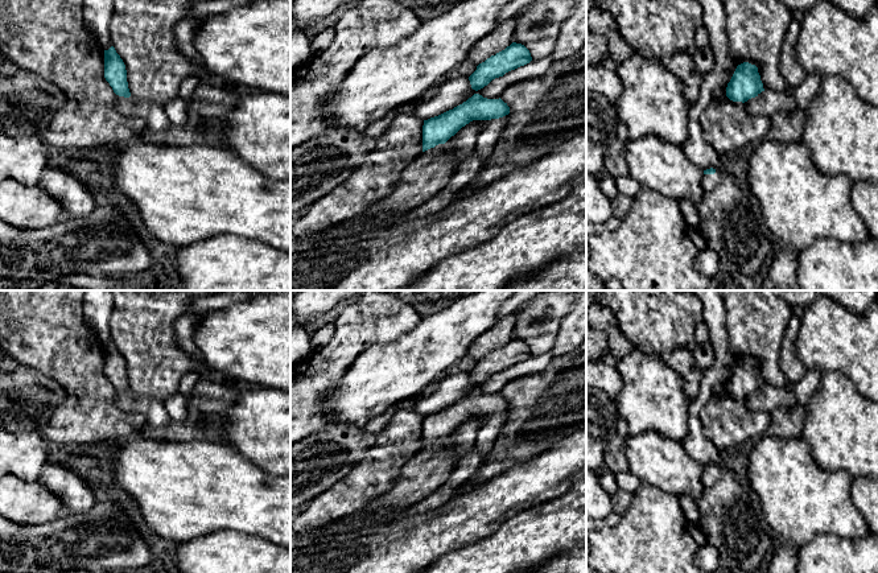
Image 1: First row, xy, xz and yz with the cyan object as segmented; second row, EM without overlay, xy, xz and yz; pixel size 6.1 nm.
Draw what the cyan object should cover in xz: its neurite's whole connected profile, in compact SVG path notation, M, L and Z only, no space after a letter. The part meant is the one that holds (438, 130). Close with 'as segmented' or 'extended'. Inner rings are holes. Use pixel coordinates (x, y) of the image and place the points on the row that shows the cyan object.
M474 94L462 104L438 116L424 120L422 152L445 144L462 127L473 120L499 119L510 114L510 107L500 98L487 99Z | as segmented

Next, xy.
M114 46L104 50L104 78L116 95L124 98L131 96L125 65Z | as segmented

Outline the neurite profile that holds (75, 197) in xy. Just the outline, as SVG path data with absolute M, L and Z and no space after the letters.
M46 166L38 185L63 207L65 218L84 218L96 209L91 189L73 173L55 166Z

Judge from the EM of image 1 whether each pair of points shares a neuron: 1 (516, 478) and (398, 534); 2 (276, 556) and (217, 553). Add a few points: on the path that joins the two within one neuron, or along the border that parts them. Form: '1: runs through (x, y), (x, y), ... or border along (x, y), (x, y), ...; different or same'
1: runs through (487, 506), (479, 514), (452, 527), (427, 534); same
2: runs through (262, 556), (231, 556); same

